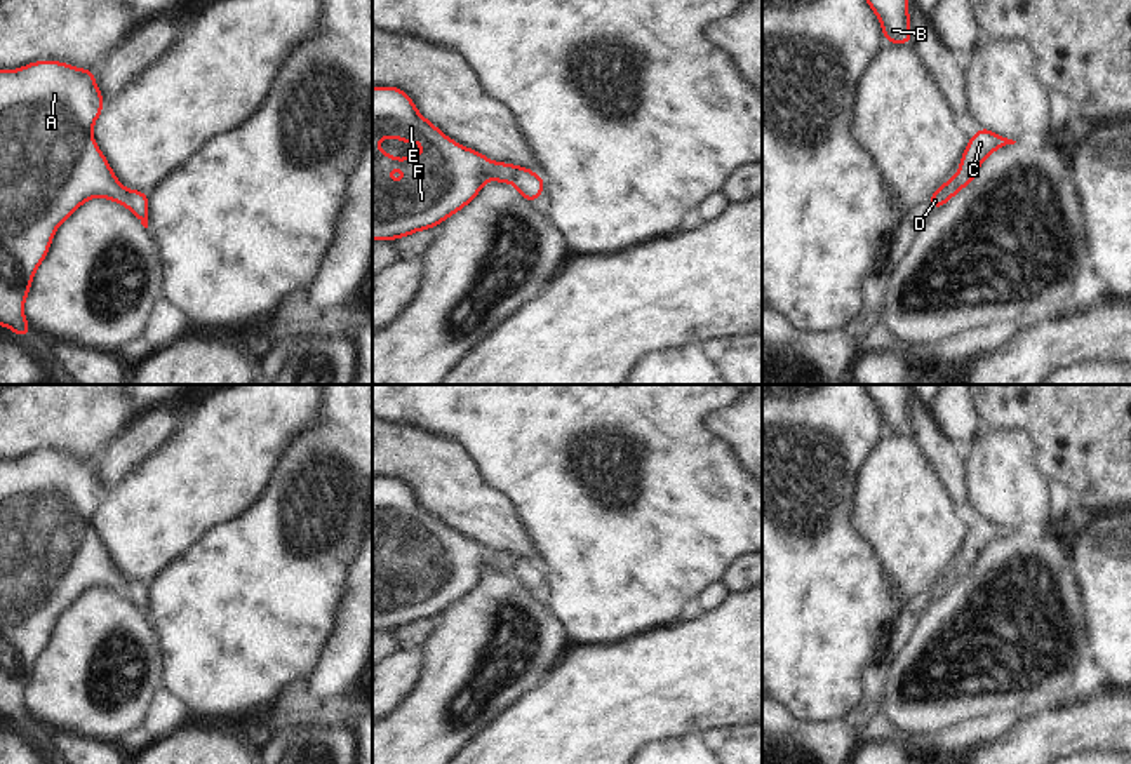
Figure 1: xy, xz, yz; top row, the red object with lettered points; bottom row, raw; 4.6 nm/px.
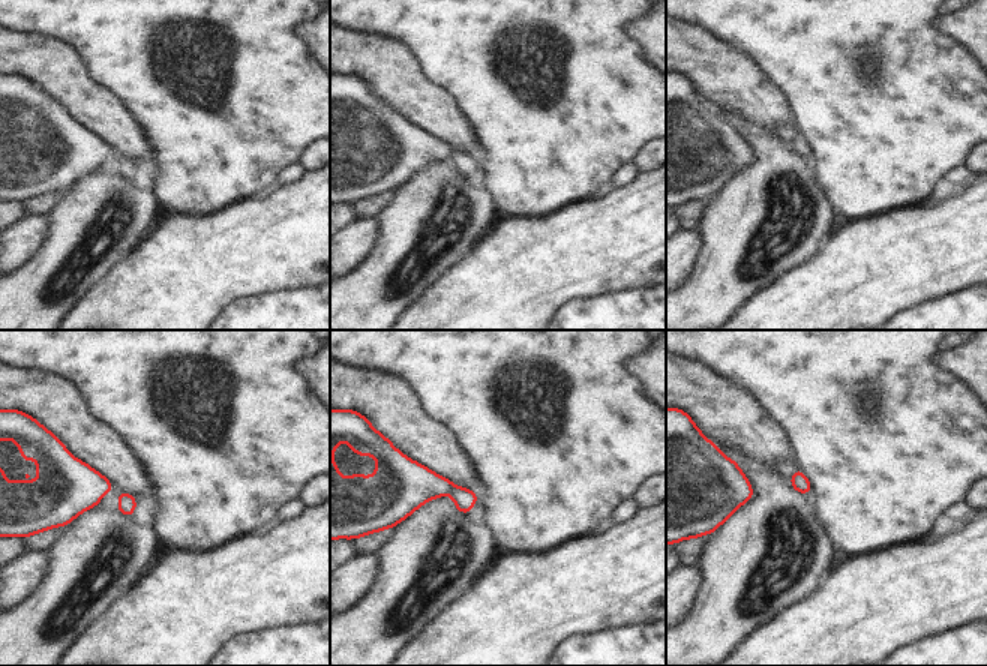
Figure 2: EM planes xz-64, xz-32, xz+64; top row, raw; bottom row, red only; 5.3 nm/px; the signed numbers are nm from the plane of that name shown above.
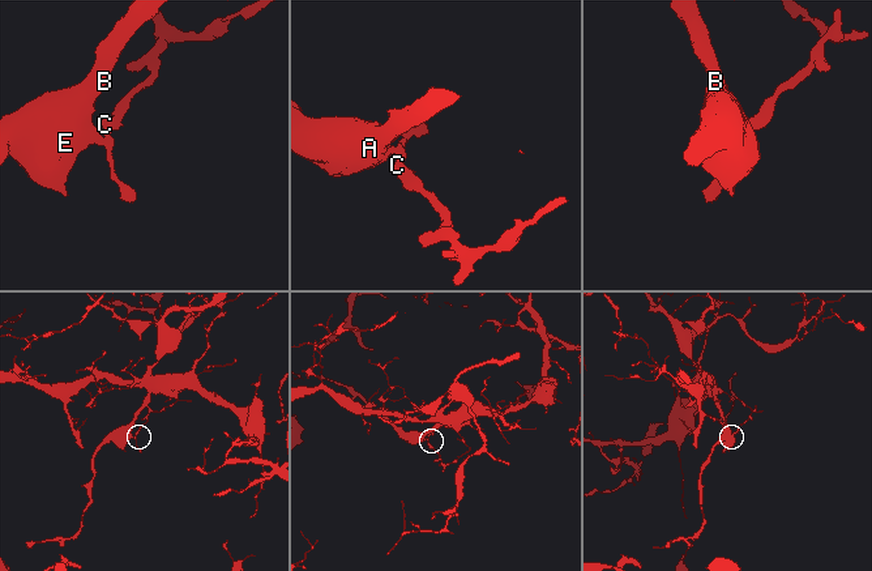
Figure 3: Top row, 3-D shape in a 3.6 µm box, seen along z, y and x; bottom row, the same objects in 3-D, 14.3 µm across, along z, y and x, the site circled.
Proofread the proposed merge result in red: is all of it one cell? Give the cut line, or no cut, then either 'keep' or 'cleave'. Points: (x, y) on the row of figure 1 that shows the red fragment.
xz (517, 167), (512, 181) | cleave

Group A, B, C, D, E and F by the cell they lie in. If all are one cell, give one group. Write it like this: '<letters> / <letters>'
A B E F / C D

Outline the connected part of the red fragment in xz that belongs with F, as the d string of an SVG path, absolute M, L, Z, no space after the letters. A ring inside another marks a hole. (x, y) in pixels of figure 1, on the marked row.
M372 87L372 240L395 240L418 230L440 225L451 214L461 211L475 198L487 179L499 183L513 181L515 165L494 164L482 153L459 146L444 136L430 120L423 118L412 99L397 87ZM381 137L395 137L404 143L423 143L419 157L405 160L378 150L374 143ZM390 169L409 174L404 181L388 183Z

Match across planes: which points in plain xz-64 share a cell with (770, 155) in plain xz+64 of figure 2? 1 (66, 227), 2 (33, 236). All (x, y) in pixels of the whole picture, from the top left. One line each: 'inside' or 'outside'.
1: inside
2: outside

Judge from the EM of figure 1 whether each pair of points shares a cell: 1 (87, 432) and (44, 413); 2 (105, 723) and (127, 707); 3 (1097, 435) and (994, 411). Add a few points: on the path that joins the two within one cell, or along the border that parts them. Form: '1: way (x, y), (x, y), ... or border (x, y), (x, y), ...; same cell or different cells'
1: way (77, 422), (68, 413), (54, 413); same cell
2: way (110, 717), (122, 707); same cell
3: way (1070, 411), (1020, 411); same cell

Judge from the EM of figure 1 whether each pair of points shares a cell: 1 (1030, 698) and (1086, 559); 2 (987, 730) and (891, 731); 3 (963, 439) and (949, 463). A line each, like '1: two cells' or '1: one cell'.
1: two cells
2: one cell
3: two cells

